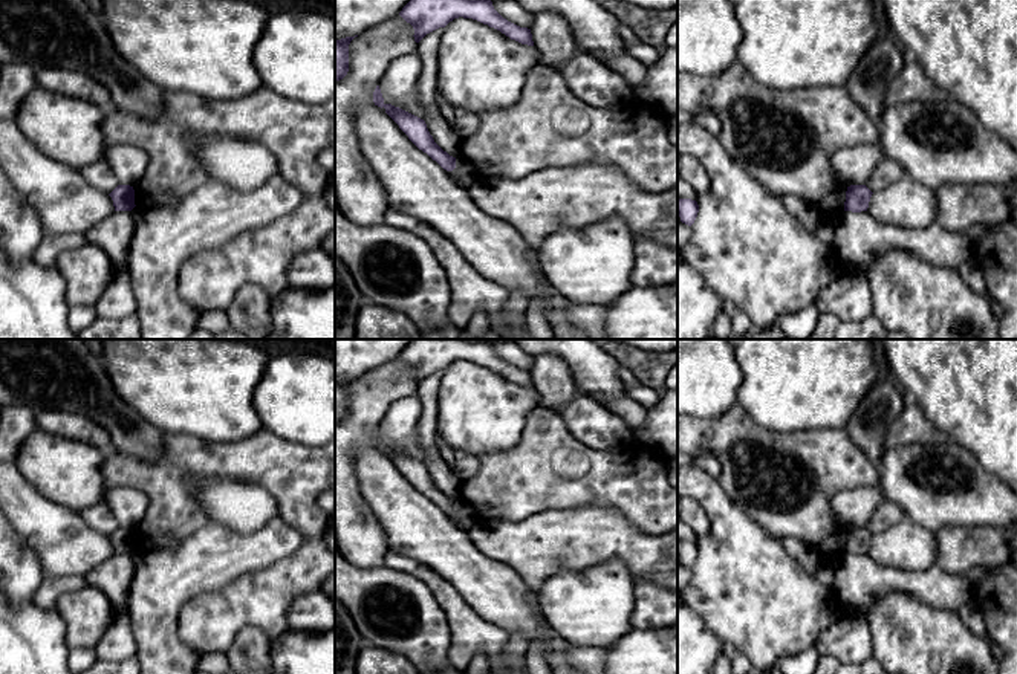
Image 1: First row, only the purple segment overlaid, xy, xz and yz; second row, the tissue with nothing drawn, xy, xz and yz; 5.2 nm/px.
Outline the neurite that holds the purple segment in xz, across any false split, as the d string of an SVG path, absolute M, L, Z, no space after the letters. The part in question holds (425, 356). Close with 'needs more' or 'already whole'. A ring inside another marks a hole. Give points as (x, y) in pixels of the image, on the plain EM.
M413 339L399 355L413 368L414 384L445 370L454 361L473 361L494 370L521 387L534 388L531 371L520 370L503 361L491 342L466 342L463 339Z; already whole

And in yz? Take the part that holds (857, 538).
M850 527L846 533L844 553L867 553L872 533L866 527Z; already whole

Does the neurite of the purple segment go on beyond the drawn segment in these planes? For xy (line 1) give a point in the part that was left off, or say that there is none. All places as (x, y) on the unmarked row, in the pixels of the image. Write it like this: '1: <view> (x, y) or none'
1: none

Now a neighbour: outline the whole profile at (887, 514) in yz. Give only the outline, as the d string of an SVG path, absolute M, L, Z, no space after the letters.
M884 501L864 526L872 535L884 532L887 527L902 521L904 510L893 501Z

